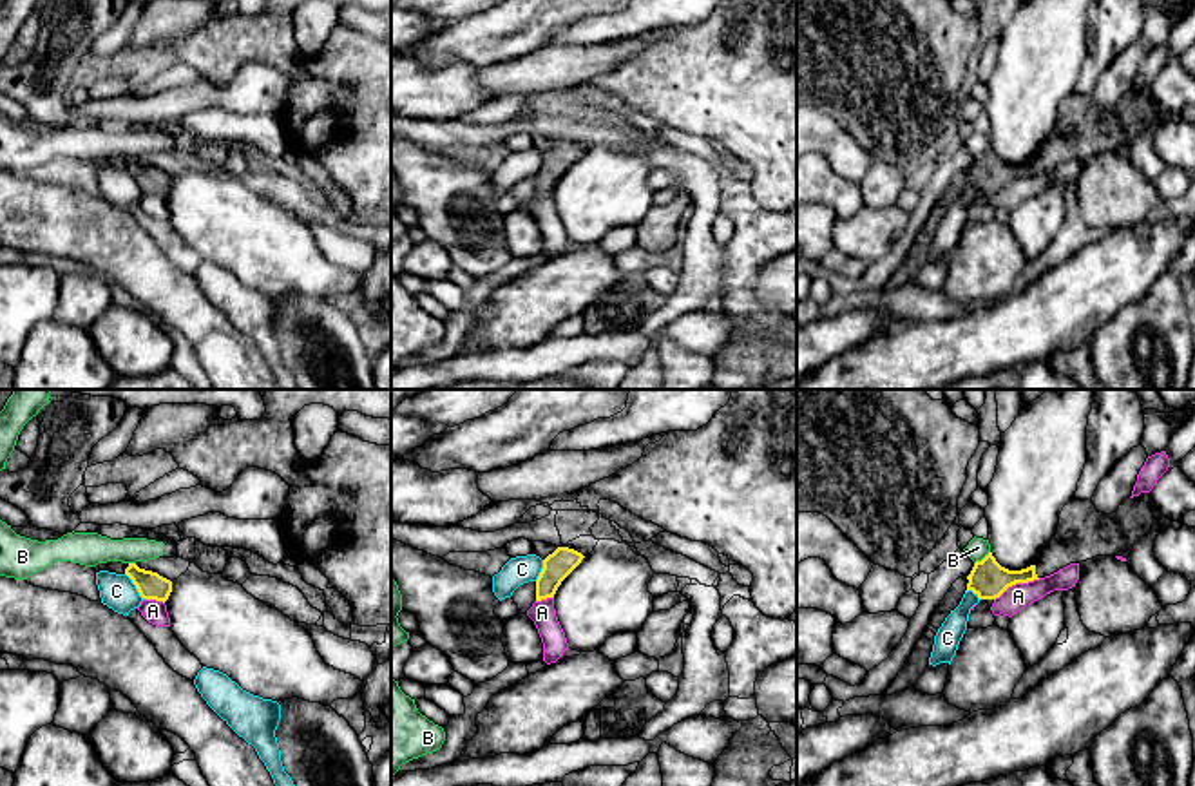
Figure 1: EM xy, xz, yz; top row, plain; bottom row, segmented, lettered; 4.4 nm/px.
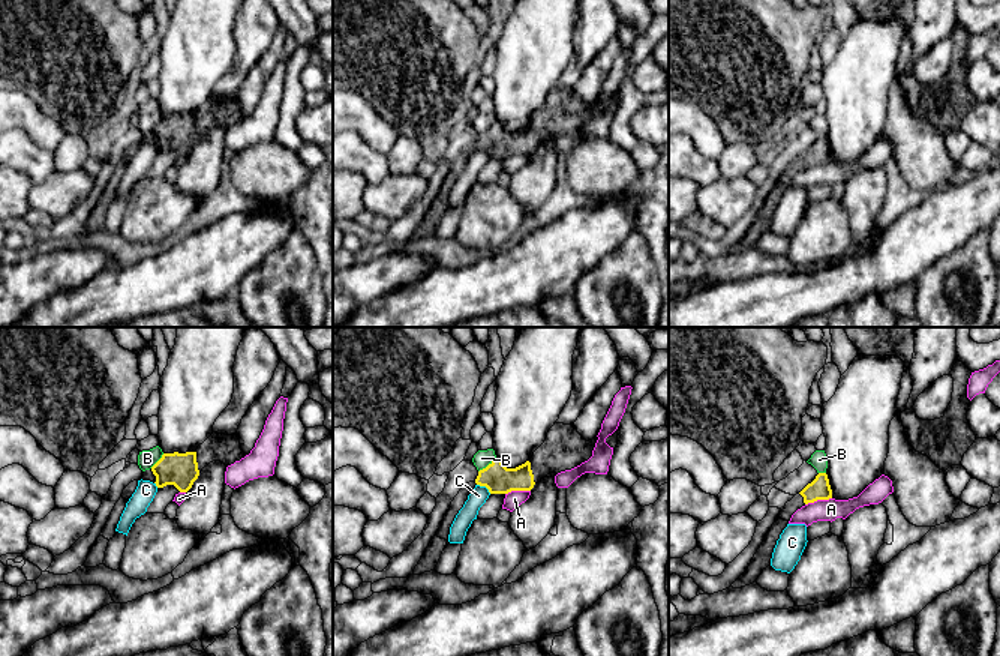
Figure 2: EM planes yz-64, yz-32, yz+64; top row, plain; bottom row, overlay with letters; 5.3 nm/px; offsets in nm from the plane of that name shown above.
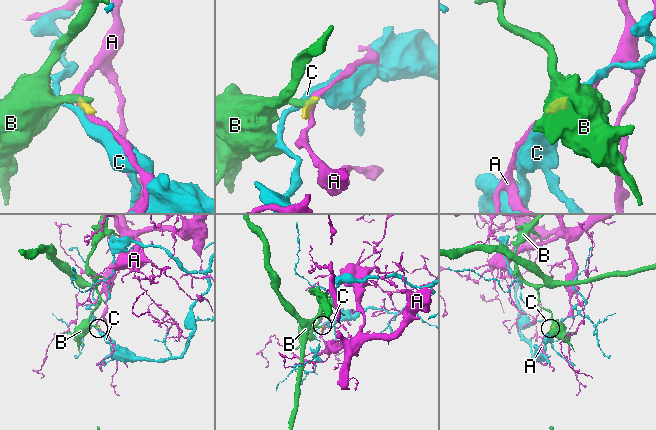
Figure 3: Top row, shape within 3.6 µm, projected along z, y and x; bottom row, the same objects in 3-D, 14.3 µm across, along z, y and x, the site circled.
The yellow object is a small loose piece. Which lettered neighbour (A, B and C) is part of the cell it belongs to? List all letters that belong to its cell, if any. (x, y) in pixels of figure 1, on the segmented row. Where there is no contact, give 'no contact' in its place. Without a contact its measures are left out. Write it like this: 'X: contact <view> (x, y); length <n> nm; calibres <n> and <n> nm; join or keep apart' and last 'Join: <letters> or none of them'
A: contact yz (1016, 582); length 220 nm; calibres 170 and 110 nm; keep apart
B: contact yz (984, 558); length 90 nm; calibres 170 and 90 nm; keep apart
C: contact xy (134, 584); length 150 nm; calibres 120 and 160 nm; keep apart
Join: none of them

